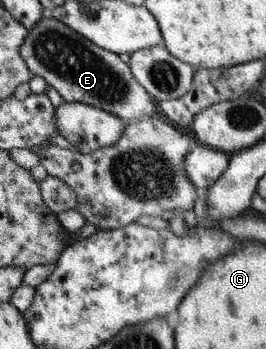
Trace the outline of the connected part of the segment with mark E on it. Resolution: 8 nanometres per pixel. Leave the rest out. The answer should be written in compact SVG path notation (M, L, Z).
M41 18L34 27L28 29L23 43L20 45L19 53L33 76L41 76L46 81L48 88L52 86L65 103L84 103L105 110L119 118L124 124L152 117L153 113L157 115L156 102L147 93L147 90L136 82L129 66L122 62L117 54L92 44L88 39L54 18Z

